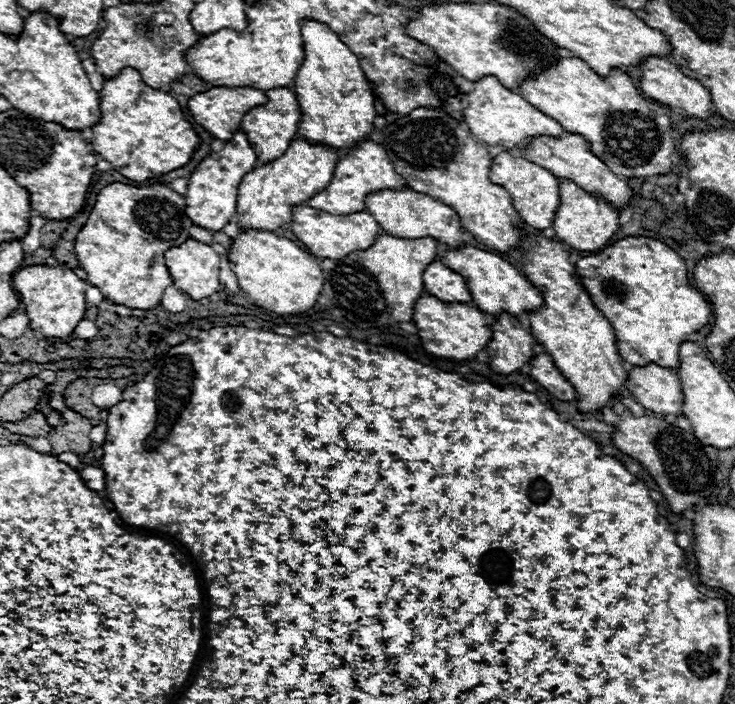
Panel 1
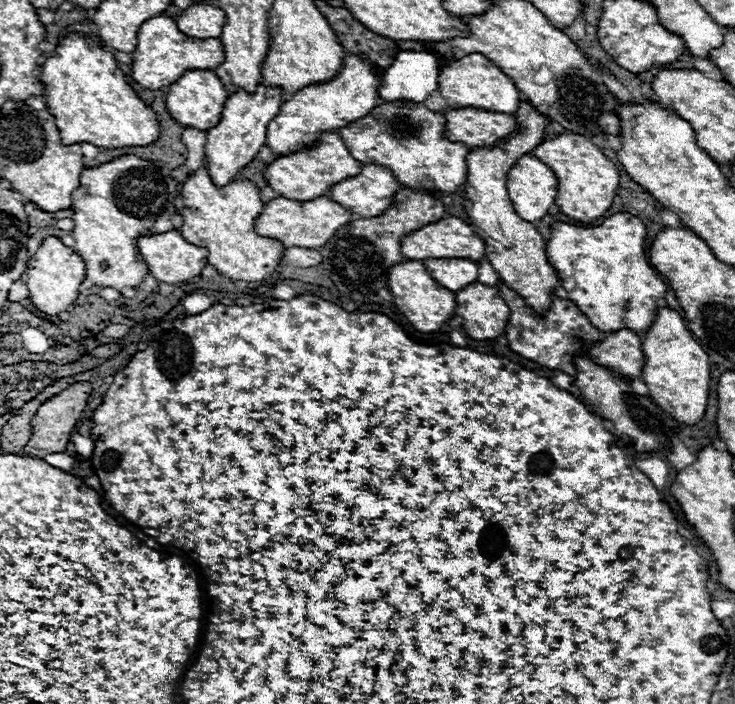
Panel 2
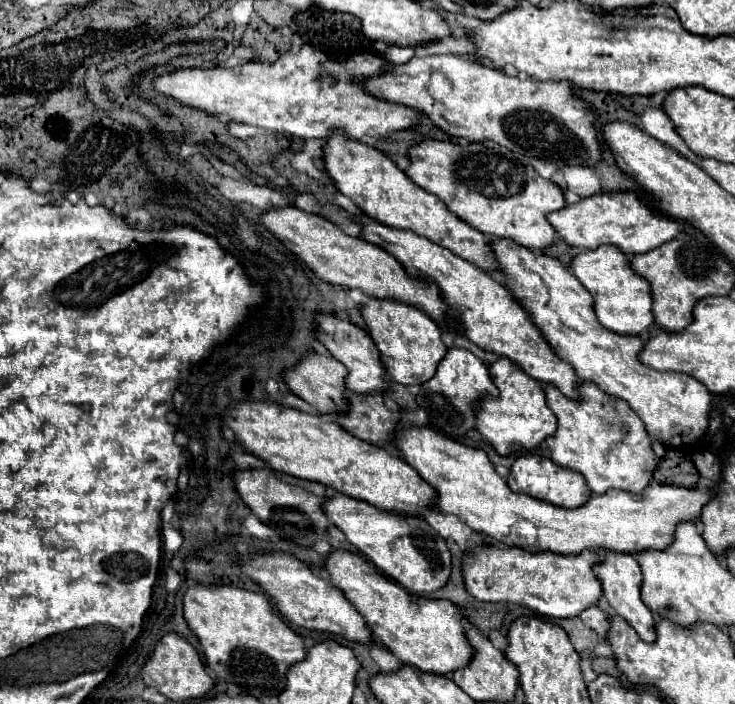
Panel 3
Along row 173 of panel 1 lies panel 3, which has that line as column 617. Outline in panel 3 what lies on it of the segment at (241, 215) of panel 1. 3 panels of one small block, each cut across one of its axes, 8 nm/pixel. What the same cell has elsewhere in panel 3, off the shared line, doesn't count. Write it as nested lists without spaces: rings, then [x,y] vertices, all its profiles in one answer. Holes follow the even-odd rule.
[[[600,246],[596,250],[584,250],[574,256],[570,264],[572,274],[580,280],[580,284],[592,294],[594,298],[594,312],[598,322],[616,332],[628,336],[640,336],[646,332],[650,324],[654,324],[652,316],[652,298],[650,286],[644,278],[640,278],[630,268],[630,260],[614,246]]]

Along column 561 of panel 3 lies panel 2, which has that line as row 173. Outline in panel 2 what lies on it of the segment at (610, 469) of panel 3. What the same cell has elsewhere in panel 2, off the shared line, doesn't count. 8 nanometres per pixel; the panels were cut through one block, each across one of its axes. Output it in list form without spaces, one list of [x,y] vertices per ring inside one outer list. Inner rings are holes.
[[[382,102],[364,118],[338,130],[350,154],[362,164],[390,168],[400,184],[416,190],[456,192],[466,180],[466,154],[470,148],[442,138],[444,118],[422,104]]]

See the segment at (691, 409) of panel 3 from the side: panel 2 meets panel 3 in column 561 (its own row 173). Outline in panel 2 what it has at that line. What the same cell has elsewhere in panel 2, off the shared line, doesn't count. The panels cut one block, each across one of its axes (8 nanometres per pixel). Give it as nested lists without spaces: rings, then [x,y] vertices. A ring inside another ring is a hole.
[[[322,132],[314,146],[278,156],[272,162],[268,162],[264,168],[264,180],[278,196],[292,200],[312,200],[328,194],[328,188],[332,184],[356,176],[358,172],[360,172],[360,162],[350,156],[342,138],[334,132]]]

